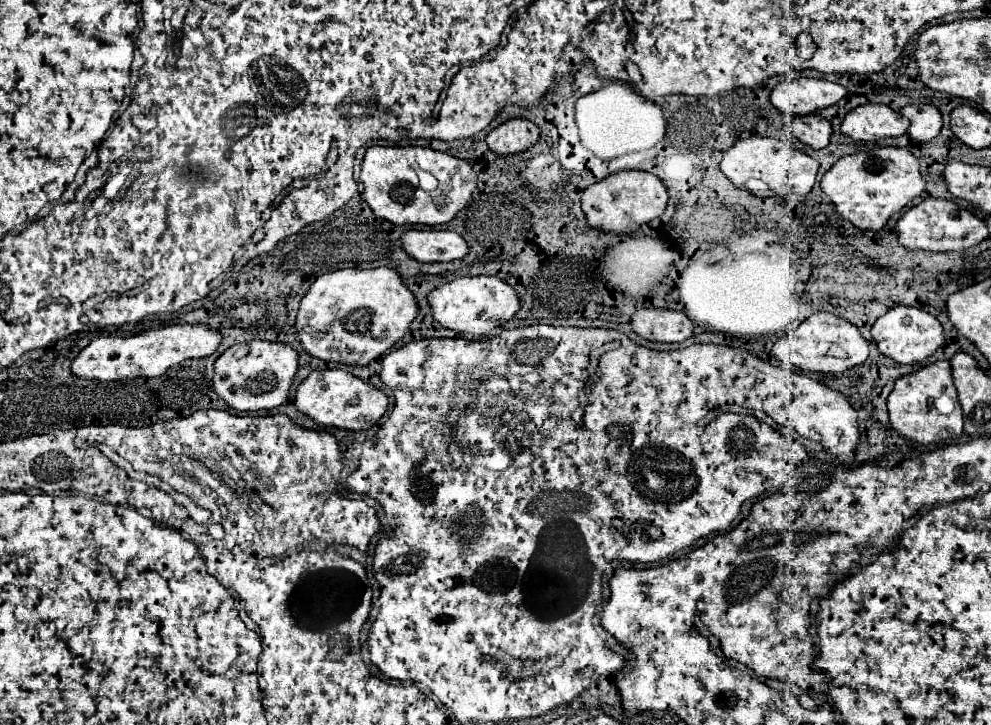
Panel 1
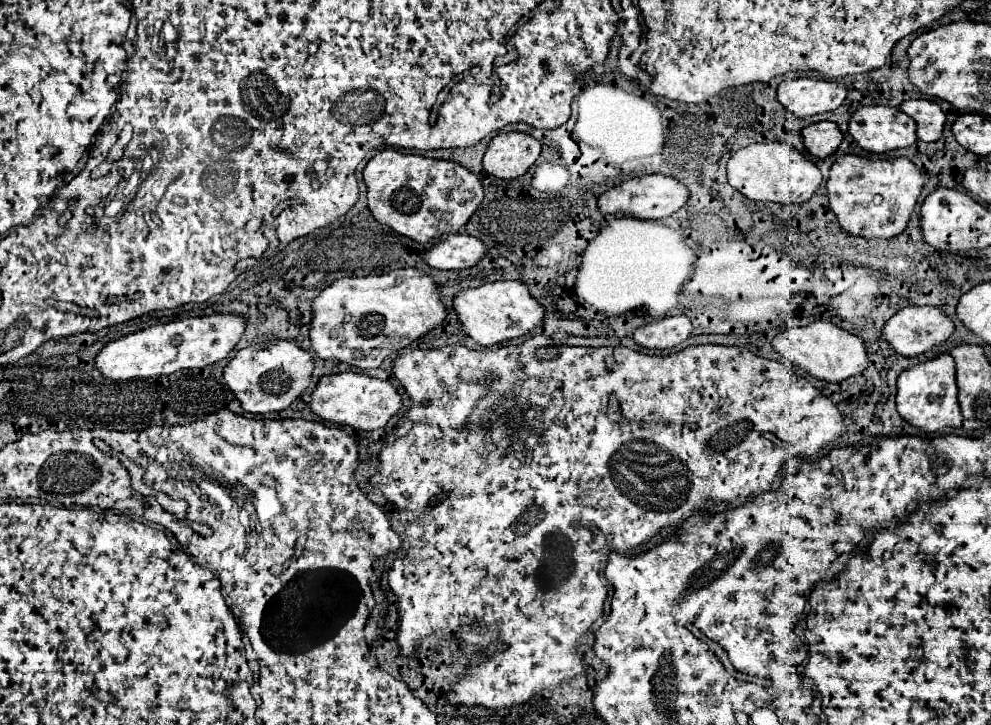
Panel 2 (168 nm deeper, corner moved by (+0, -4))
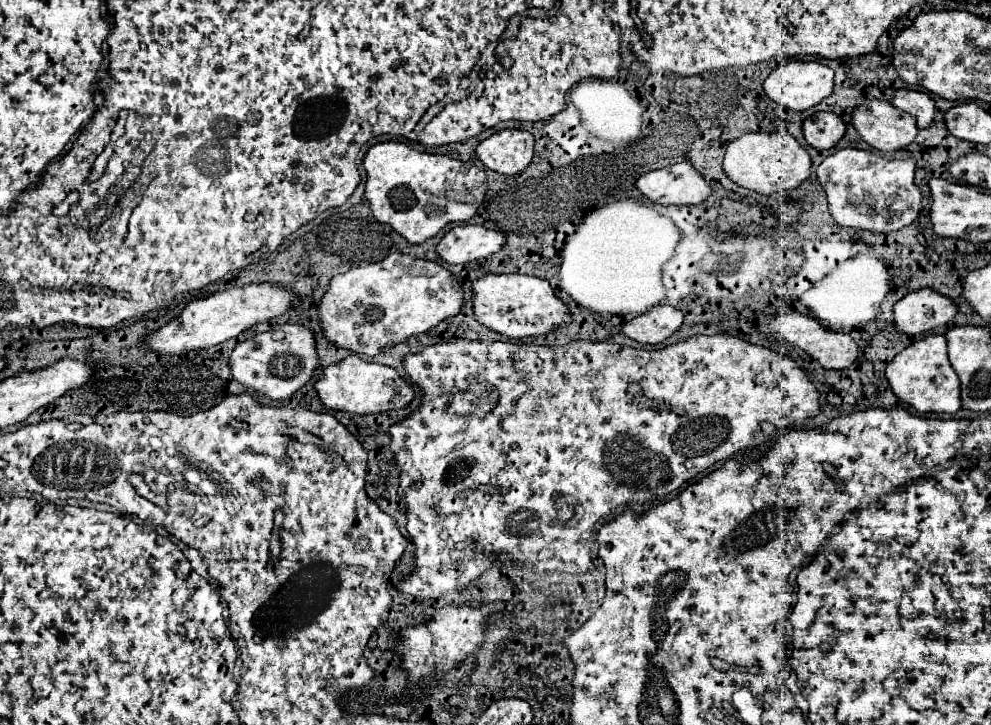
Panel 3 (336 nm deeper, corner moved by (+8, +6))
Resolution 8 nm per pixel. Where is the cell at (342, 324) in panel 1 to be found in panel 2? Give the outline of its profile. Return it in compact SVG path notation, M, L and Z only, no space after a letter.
M404 267L394 269L384 275L368 275L368 277L350 277L338 279L328 285L312 303L312 325L310 325L310 341L312 349L320 359L334 359L348 363L358 369L380 367L380 363L396 353L396 349L408 347L412 341L424 337L434 327L442 325L446 319L446 307L440 301L440 291L434 279L420 269Z

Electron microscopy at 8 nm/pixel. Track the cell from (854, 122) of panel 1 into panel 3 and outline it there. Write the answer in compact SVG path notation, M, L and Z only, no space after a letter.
M866 99L852 111L852 125L874 149L892 153L910 145L918 133L916 119L890 101Z

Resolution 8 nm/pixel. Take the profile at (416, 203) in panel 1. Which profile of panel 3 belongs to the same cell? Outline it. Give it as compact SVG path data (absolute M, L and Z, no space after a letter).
M386 141L368 149L362 161L366 169L366 199L374 217L388 223L410 243L422 243L438 235L450 223L468 221L486 193L486 173L446 155L420 153L406 143Z

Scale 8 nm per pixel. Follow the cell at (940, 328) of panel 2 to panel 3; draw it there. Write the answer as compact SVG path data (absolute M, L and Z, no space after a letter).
M932 289L906 293L894 305L894 325L900 333L920 335L950 323L956 315L956 305Z

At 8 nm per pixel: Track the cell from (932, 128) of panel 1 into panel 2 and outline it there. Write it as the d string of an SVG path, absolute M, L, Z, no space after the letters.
M914 99L914 101L904 101L900 105L900 111L910 115L916 125L918 125L918 139L920 141L938 141L942 137L944 129L944 111L940 109L938 103L928 101L928 99Z

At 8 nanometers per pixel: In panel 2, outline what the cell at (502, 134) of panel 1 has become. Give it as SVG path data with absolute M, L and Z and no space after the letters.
M500 133L496 135L482 159L486 173L498 179L518 179L522 177L538 159L540 143L528 133Z

